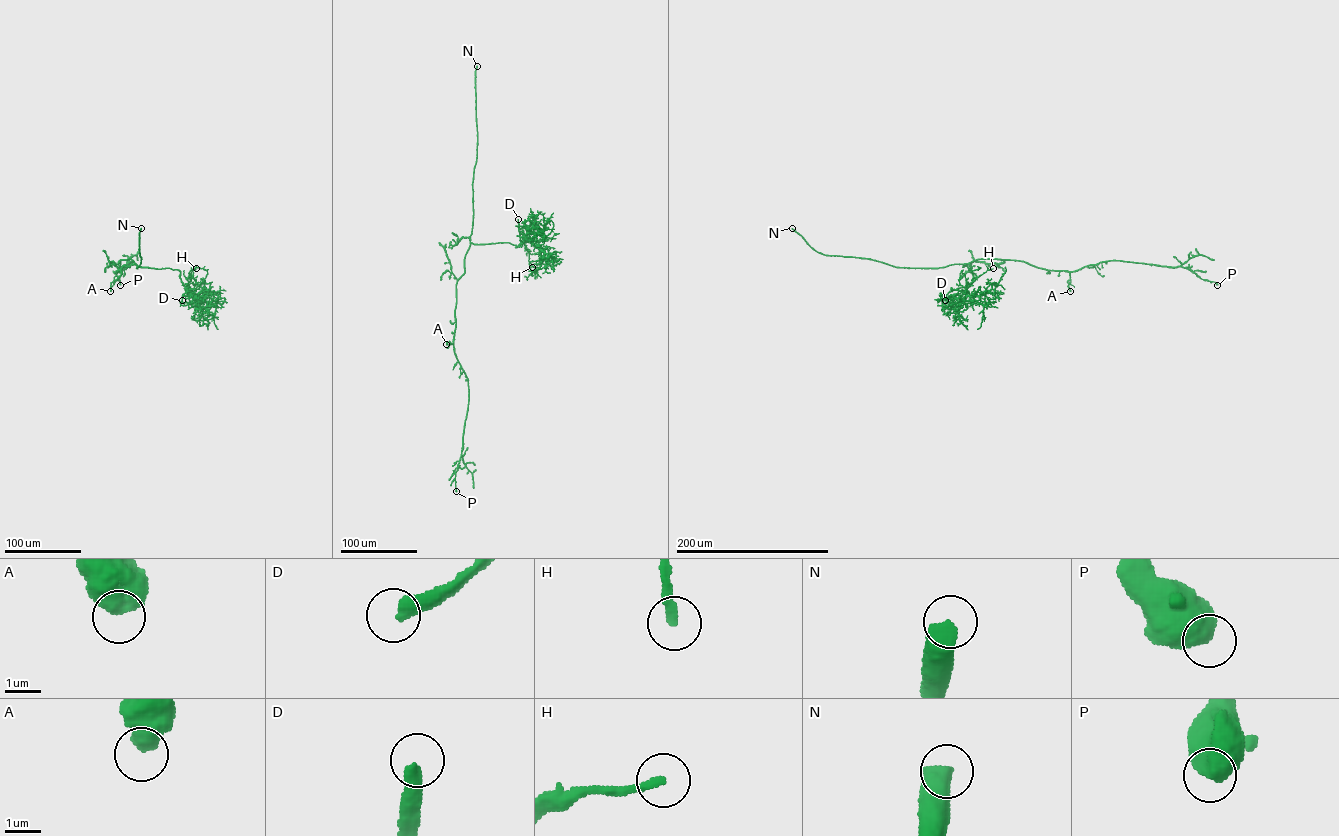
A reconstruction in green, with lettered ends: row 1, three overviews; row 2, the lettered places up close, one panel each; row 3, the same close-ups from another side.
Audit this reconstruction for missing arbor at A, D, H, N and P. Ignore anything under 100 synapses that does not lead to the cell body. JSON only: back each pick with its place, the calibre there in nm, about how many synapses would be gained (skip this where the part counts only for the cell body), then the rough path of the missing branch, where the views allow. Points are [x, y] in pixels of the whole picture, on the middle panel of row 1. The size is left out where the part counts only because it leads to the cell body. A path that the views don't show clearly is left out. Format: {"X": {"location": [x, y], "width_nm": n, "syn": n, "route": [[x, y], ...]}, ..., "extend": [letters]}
{"D": {"location": [518, 219], "width_nm": 380, "route": [[518, 219], [514, 207], [506, 202], [505, 187], [509, 180]]}, "N": {"location": [477, 66], "width_nm": 600, "syn": 550}, "extend": ["D", "N"]}

